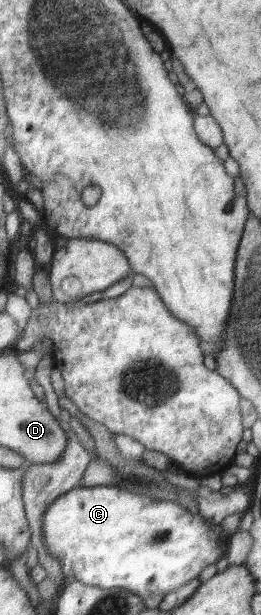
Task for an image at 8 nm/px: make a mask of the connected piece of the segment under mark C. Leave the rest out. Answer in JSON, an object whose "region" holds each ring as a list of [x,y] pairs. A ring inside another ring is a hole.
{"region":[[[100,485],[93,487],[76,487],[70,492],[59,496],[54,503],[50,505],[48,511],[46,511],[46,542],[50,548],[50,552],[56,558],[62,561],[62,565],[65,569],[65,574],[69,580],[80,580],[85,584],[91,586],[98,586],[100,588],[128,588],[132,592],[136,592],[139,596],[147,597],[151,594],[176,592],[178,588],[193,582],[194,579],[198,579],[200,574],[204,572],[204,568],[214,564],[217,565],[220,560],[226,558],[226,544],[220,540],[220,533],[211,530],[212,525],[216,525],[214,522],[206,519],[201,513],[192,514],[188,509],[186,502],[180,503],[174,500],[160,500],[160,498],[154,498],[150,494],[138,494],[136,492],[130,492],[128,488],[116,485]]]}

